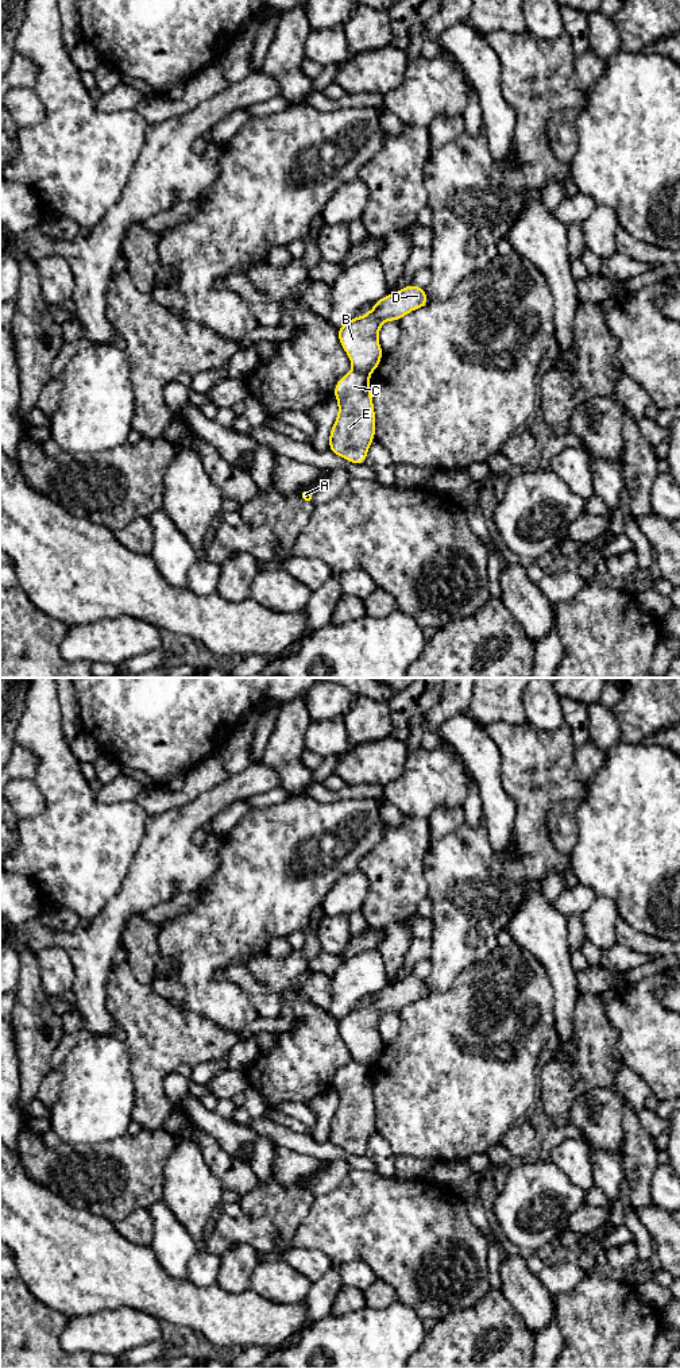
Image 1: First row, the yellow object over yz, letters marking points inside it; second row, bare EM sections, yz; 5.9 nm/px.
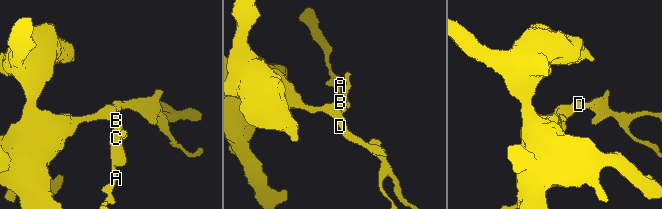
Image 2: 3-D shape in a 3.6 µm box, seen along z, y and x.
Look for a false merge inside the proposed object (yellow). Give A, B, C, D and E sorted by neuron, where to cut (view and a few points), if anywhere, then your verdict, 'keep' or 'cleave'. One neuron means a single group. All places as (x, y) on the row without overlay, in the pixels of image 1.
A C E / B D; cut in yz along (354, 1060), (367, 1068); cleave

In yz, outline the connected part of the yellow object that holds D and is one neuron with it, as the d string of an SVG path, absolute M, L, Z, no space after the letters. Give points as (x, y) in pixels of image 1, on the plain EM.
M410 975L394 986L386 986L375 992L374 999L352 1009L337 1021L341 1038L349 1048L353 1061L370 1068L383 1049L378 1025L385 1013L399 1013L405 1006L426 998L429 990L425 980Z

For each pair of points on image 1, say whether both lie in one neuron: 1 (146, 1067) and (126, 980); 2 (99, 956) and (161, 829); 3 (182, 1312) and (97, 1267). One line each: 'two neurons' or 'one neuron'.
1: one neuron
2: one neuron
3: one neuron

